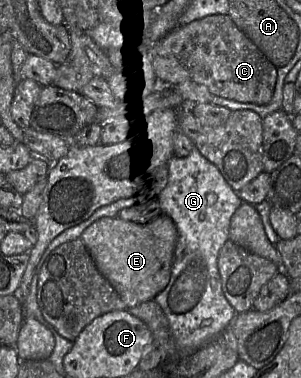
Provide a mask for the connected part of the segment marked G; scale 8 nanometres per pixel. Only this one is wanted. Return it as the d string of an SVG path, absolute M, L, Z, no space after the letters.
M195 147L185 158L172 157L167 164L166 174L166 183L156 201L160 207L160 214L169 217L175 223L178 240L170 281L154 300L162 308L169 321L176 344L176 358L183 358L218 339L237 314L223 293L218 270L218 256L223 245L229 240L231 219L244 202L227 183L218 168L203 157Z

